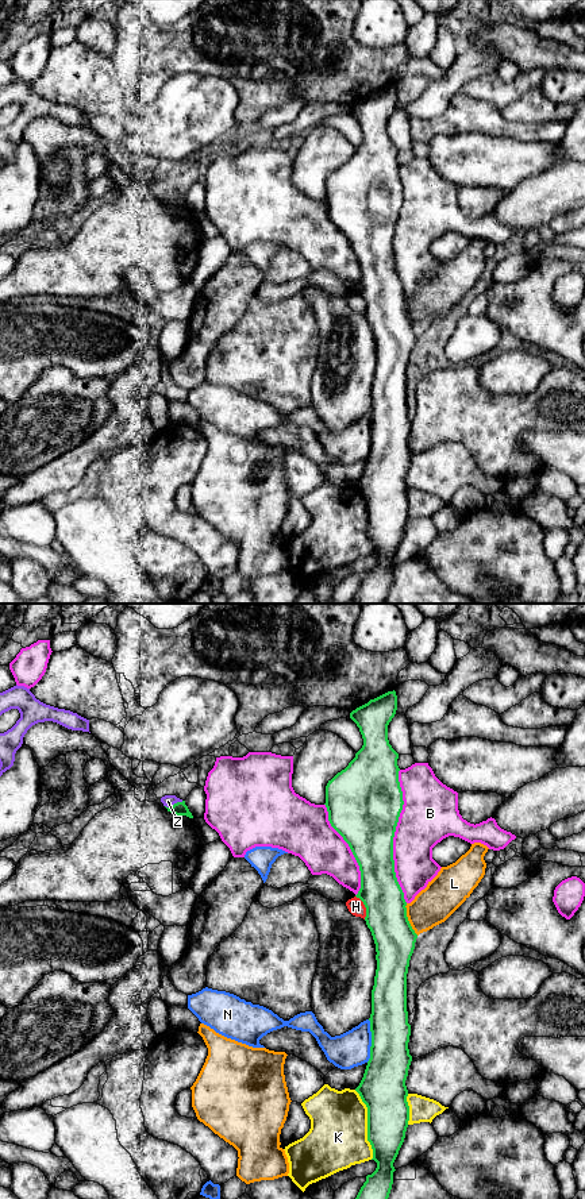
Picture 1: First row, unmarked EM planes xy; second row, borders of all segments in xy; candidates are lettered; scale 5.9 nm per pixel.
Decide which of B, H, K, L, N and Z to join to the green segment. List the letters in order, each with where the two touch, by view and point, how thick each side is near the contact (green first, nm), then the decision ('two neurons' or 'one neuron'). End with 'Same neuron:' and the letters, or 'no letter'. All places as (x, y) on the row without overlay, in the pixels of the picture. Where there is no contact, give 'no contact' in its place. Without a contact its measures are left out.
B: xy (393, 231) | 440/320 nm | two neurons
H: xy (365, 301) | 240/100 nm | two neurons
K: xy (368, 520) | 280/360 nm | two neurons
L: xy (407, 315) | 240/220 nm | two neurons
N: xy (372, 436) | 260/220 nm | two neurons
Z: xy (174, 199) | 80/70 nm | two neurons
Same neuron: no letter

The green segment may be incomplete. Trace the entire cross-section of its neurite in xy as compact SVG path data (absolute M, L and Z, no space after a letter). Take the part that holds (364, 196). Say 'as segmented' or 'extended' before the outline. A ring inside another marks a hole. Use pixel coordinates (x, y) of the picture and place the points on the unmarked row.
as segmented; M388 86L350 108L363 134L362 143L349 161L326 181L326 203L331 221L349 239L361 266L361 284L355 290L366 302L366 320L376 339L377 365L372 385L372 442L363 473L355 486L367 502L367 536L377 563L366 571L353 600L354 604L384 604L389 593L393 558L404 537L409 516L405 475L412 456L408 437L411 420L407 406L407 369L417 329L407 312L407 297L397 277L393 255L393 232L403 205L399 177L399 149L388 135L388 120L397 105L396 86Z

